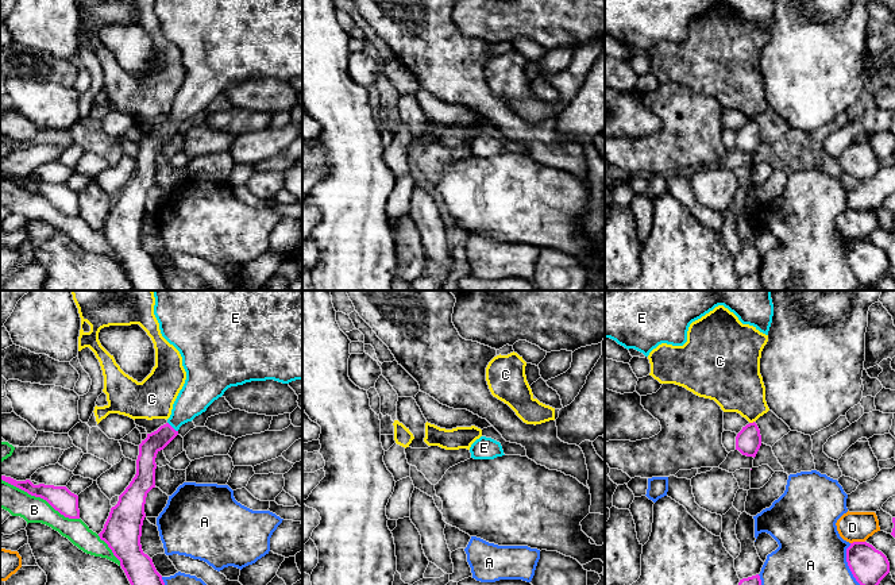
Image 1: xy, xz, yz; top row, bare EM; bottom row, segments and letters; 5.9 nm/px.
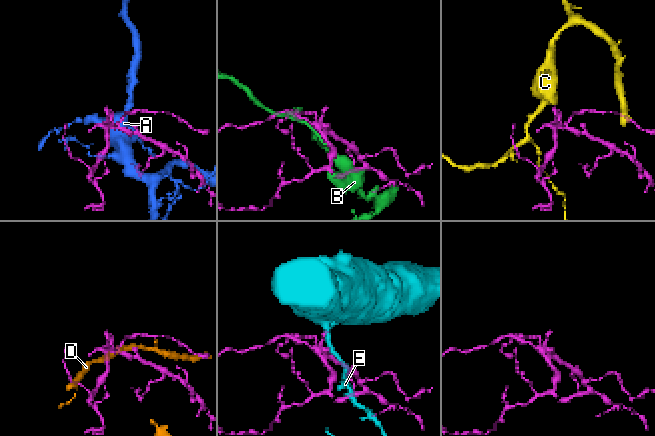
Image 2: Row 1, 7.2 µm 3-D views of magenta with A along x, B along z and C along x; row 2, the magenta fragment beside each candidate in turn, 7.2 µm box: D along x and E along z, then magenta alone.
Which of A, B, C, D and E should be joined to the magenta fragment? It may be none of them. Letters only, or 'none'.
E

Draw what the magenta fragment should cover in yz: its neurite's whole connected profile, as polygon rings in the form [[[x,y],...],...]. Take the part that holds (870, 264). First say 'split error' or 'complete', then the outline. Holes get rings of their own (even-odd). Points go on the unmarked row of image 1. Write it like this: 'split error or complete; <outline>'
complete; [[[867,239],[850,240],[846,259],[856,278],[868,288],[875,286],[890,270],[887,254]]]

